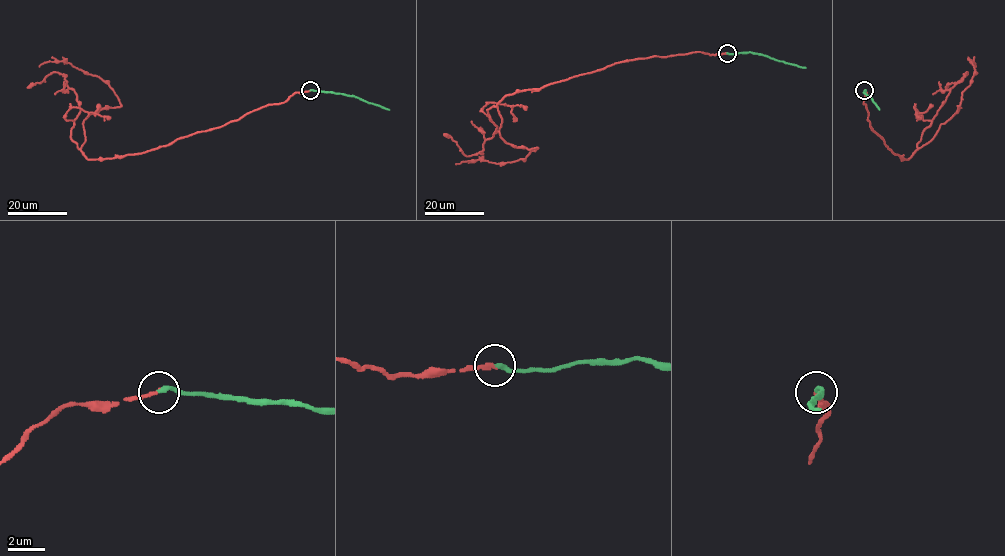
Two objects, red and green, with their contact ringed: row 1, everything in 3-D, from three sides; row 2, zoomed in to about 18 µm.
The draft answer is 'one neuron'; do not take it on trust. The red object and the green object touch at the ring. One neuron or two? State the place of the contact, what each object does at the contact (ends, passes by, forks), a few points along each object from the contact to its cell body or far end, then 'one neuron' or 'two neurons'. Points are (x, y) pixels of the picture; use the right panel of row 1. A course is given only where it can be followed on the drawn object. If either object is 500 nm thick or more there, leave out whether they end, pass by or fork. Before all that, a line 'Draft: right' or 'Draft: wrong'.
Draft: right
at (864, 90); red ends there; green ends there; red runs (865, 90), (871, 129), (894, 153), (908, 159), (961, 107), (974, 74), (971, 61), (975, 66); green runs (865, 90), (879, 109); one neuron

